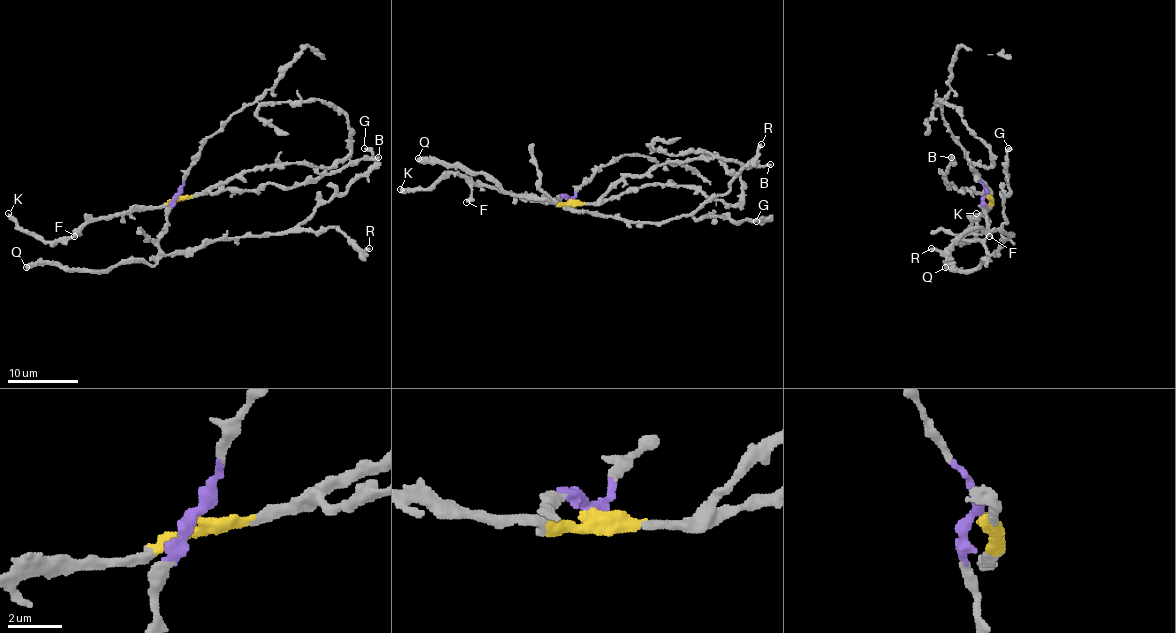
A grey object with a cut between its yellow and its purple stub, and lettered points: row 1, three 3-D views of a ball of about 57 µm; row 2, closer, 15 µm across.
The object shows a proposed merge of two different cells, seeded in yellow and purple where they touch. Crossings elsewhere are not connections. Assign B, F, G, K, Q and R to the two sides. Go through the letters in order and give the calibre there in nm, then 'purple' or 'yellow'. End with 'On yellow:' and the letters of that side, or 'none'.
B: 240 nm | yellow
F: 400 nm | yellow
G: 380 nm | purple
K: 420 nm | yellow
Q: 550 nm | purple
R: 320 nm | purple
On yellow: B, F, K

